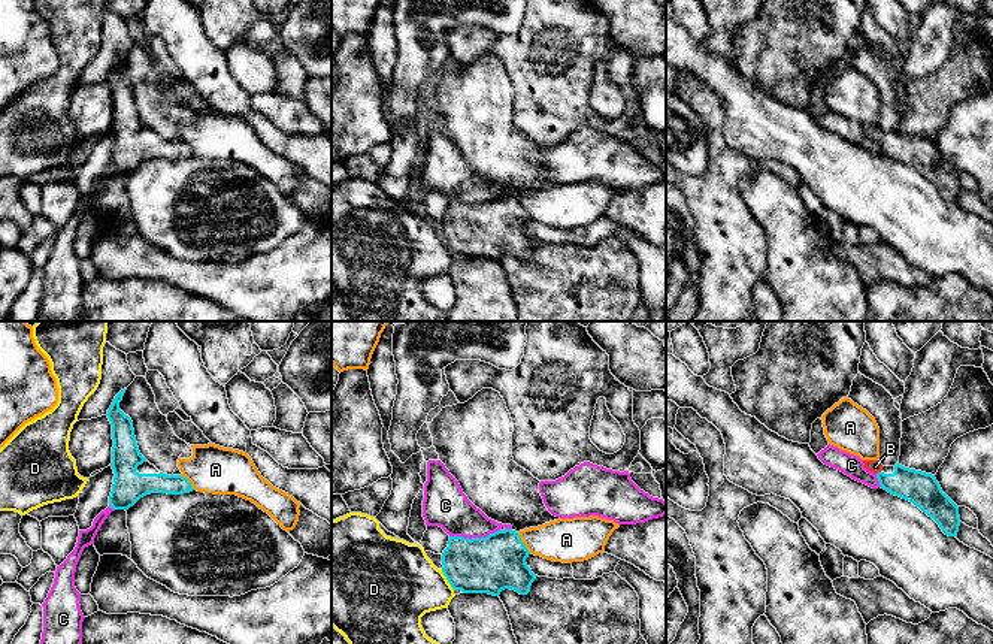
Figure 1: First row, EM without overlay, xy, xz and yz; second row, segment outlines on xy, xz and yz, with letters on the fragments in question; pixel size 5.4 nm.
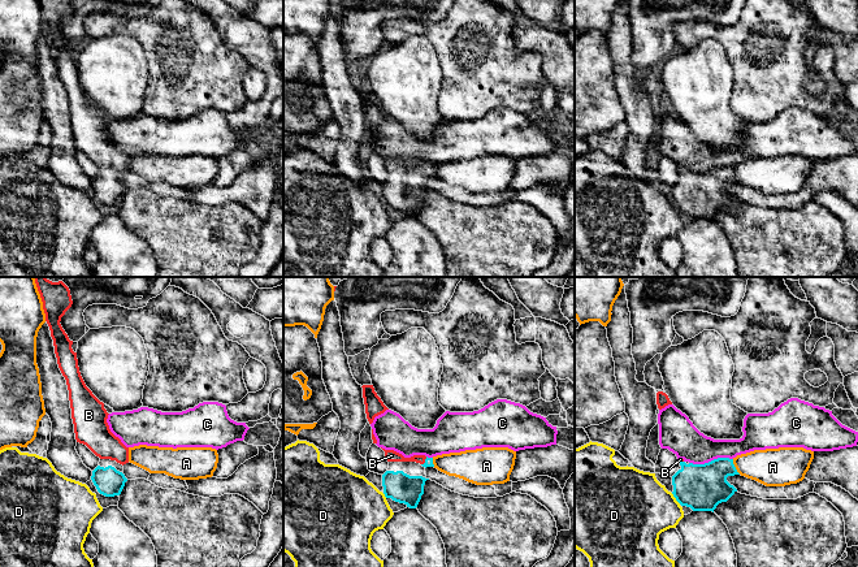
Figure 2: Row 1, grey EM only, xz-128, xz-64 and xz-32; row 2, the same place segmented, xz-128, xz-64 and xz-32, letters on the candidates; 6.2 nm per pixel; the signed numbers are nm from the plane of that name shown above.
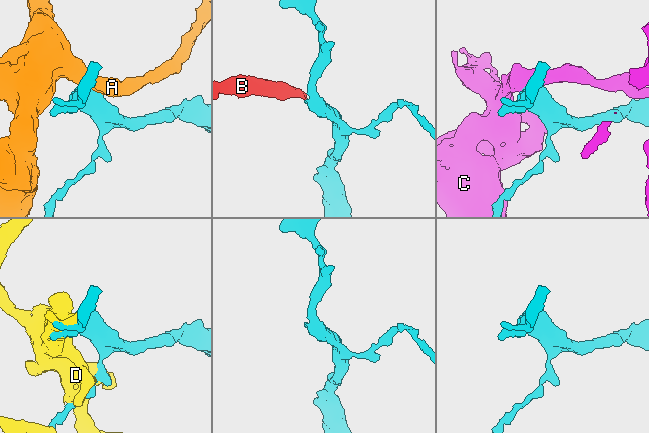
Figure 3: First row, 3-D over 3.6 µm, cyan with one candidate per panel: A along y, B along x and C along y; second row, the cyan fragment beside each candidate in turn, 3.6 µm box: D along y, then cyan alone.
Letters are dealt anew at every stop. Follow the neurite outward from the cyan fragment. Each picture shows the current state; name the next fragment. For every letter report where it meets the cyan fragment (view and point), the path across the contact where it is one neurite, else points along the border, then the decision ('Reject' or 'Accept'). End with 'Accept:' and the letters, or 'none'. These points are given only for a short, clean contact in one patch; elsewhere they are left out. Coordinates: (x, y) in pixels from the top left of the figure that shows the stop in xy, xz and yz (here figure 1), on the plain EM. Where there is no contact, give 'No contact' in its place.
A: Touches cyan at xz (523, 208). Boundary: xz (517, 197), (530, 217). Reject
B: Touches cyan at yz (878, 138). Accept
C: Touches cyan at xz (474, 203). Boundary: xz (499, 194), (484, 202), (450, 202). Reject
D: Touches cyan at xz (447, 244). Reject
Accept: B

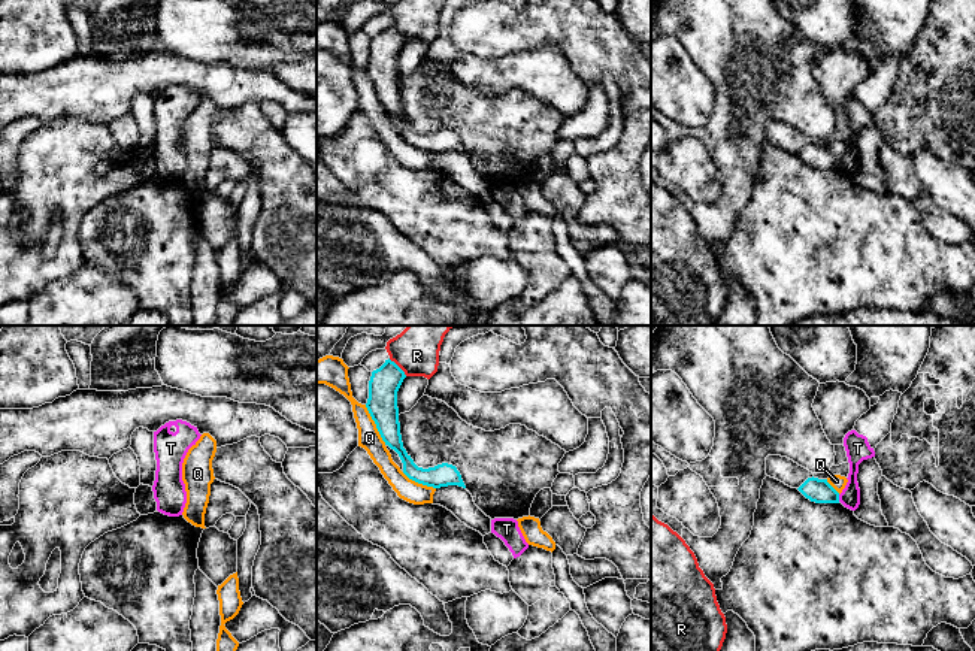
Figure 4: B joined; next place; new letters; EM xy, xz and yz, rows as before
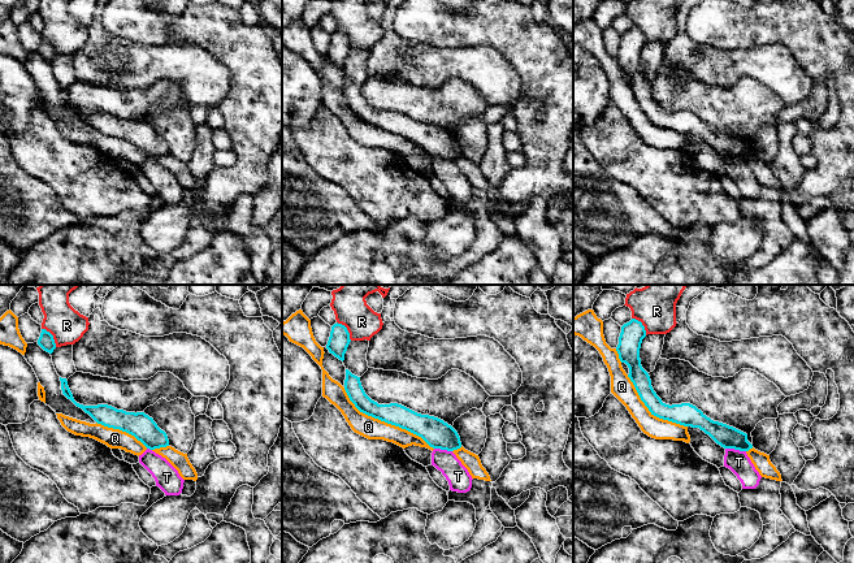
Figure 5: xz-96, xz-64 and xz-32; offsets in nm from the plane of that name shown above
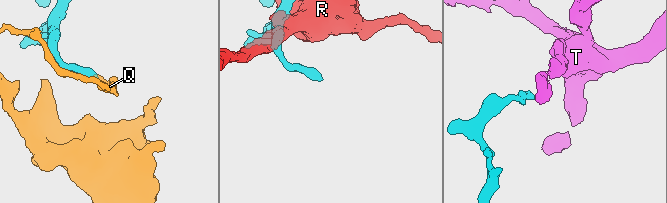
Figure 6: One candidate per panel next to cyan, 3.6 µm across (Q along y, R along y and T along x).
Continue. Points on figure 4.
Q: Touches cyan at xz (375, 88). Reject
R: Touches cyan at xz (397, 32). Boundary: xz (388, 24), (406, 41). Reject
T: Touches cyan at yz (838, 163). Boundary: yz (838, 160), (839, 166). Reject
Accept: none

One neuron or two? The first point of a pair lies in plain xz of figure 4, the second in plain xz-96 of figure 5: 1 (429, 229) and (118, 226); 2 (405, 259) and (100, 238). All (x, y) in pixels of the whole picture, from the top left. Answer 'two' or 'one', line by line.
1: two
2: two

